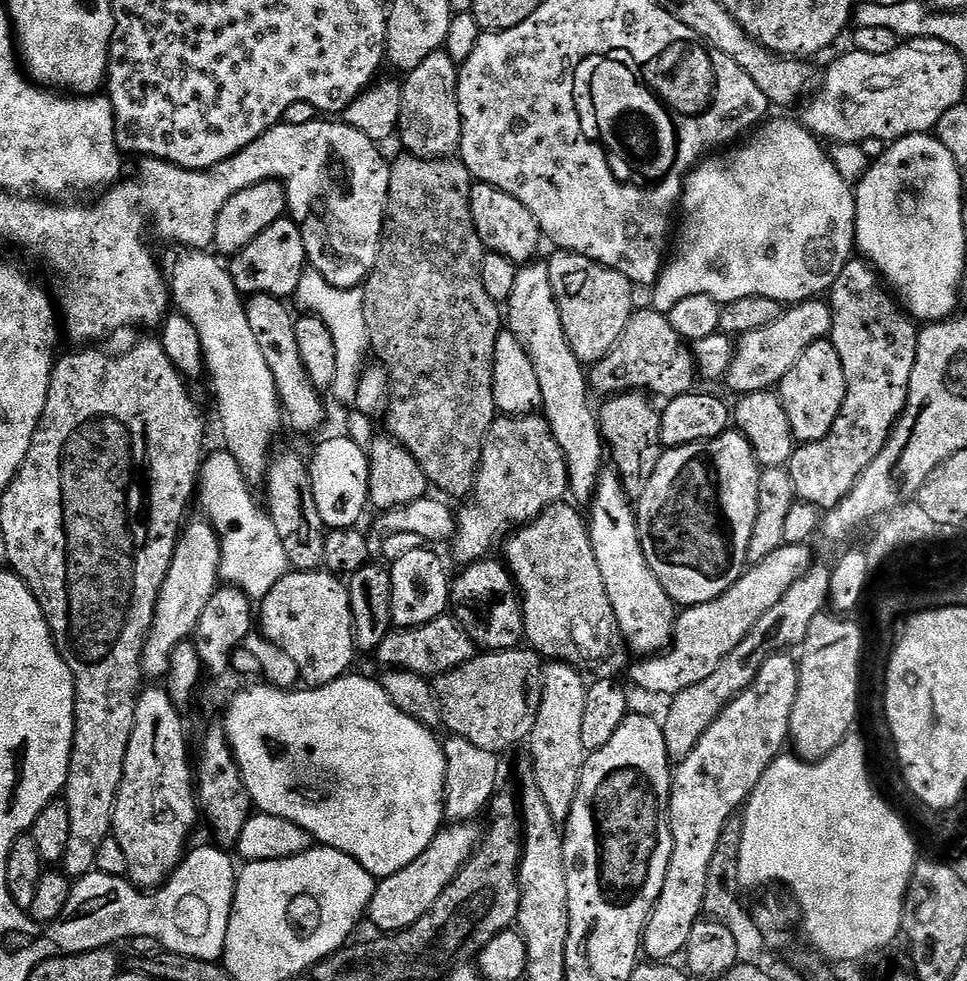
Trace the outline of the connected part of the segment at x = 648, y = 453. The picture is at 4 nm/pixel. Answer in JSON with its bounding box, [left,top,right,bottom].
[597,390,664,500]

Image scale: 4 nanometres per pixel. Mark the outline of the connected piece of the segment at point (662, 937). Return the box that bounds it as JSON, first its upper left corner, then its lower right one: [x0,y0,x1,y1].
[642,652,800,962]

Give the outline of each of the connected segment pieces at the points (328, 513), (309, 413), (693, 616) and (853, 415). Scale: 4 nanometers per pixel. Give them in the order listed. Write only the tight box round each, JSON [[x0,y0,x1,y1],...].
[[310,435,369,530],[246,292,325,434],[628,544,812,698],[786,258,920,510]]

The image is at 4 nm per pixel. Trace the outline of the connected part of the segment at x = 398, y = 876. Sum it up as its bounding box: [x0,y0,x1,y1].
[366,822,482,933]

